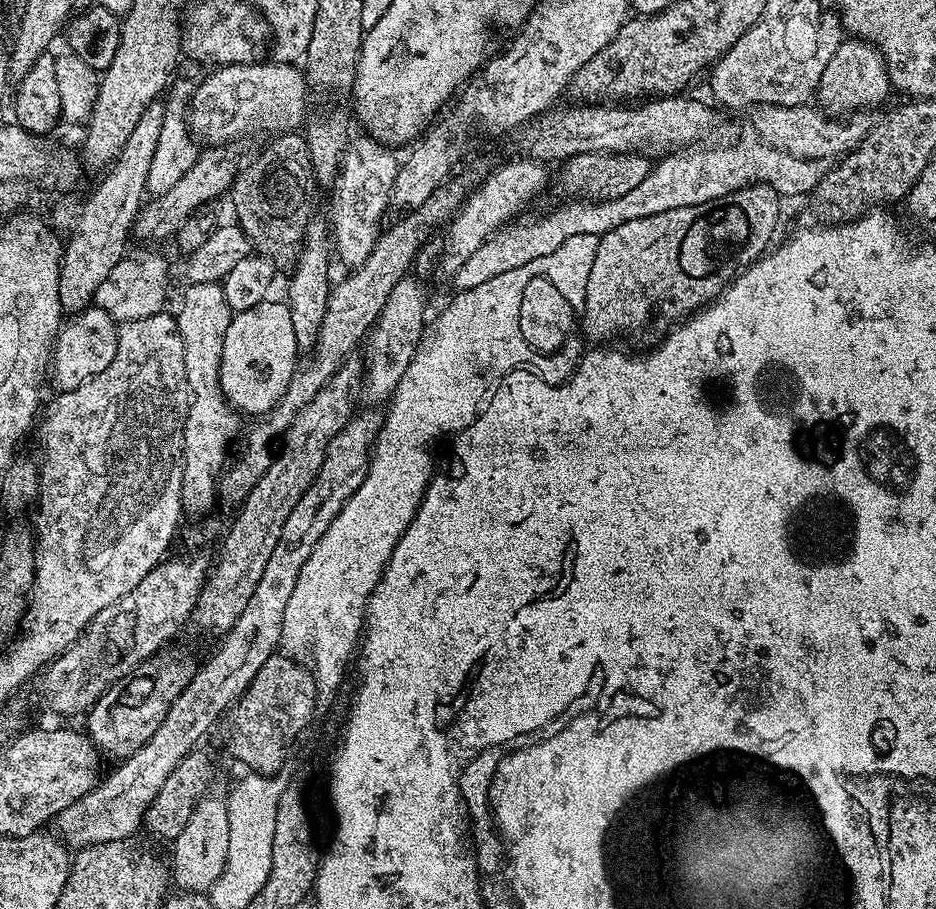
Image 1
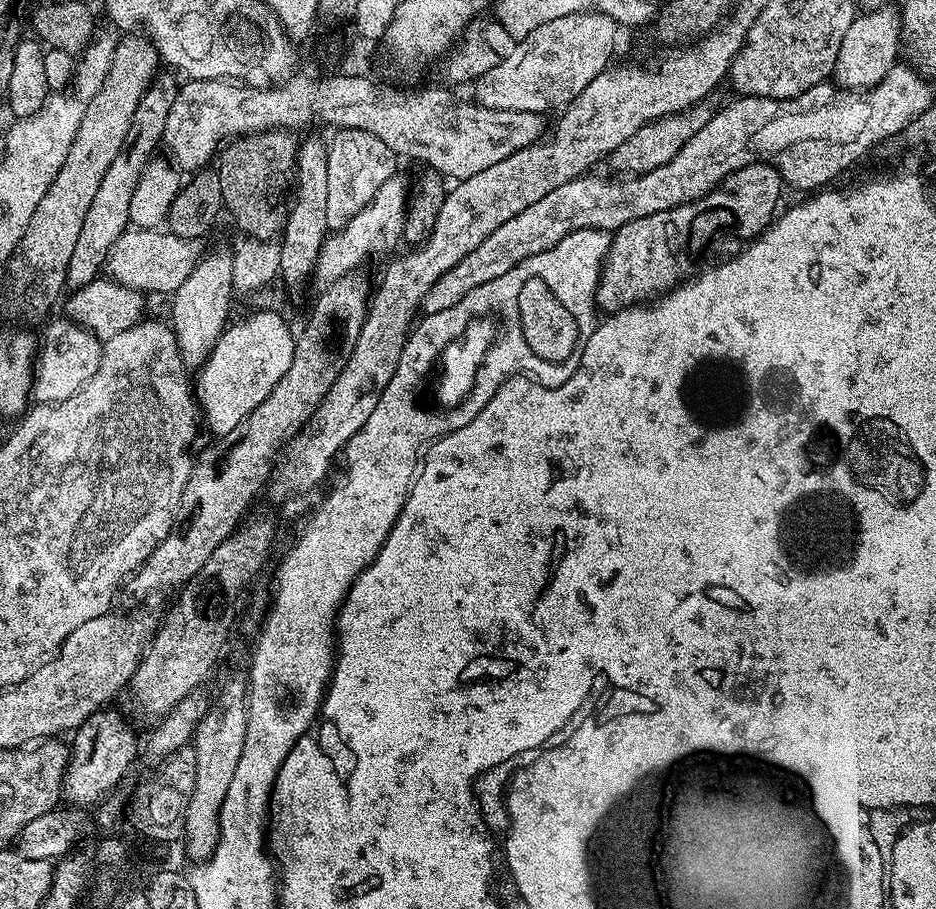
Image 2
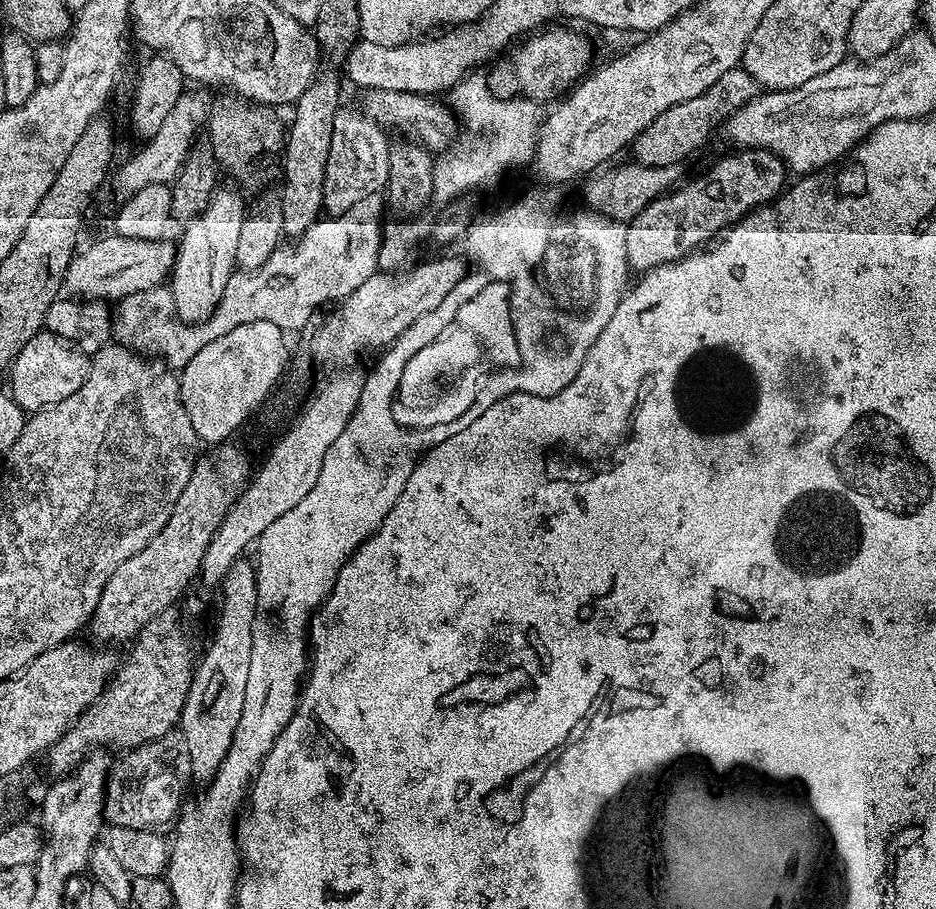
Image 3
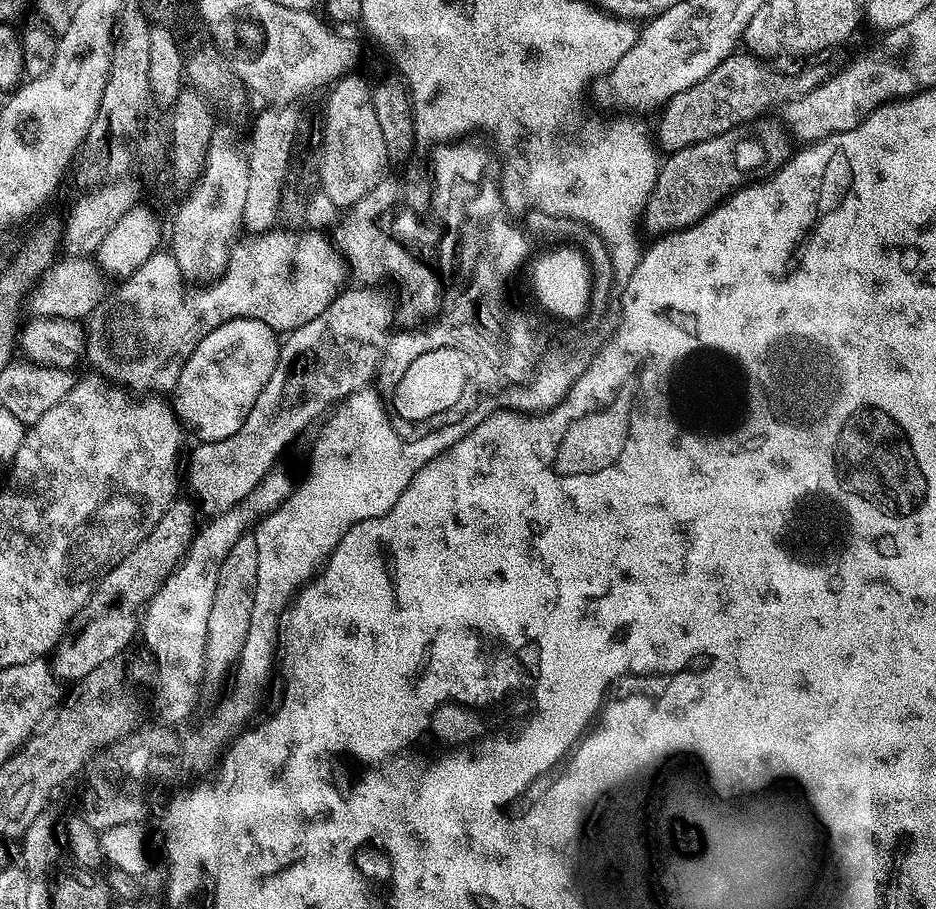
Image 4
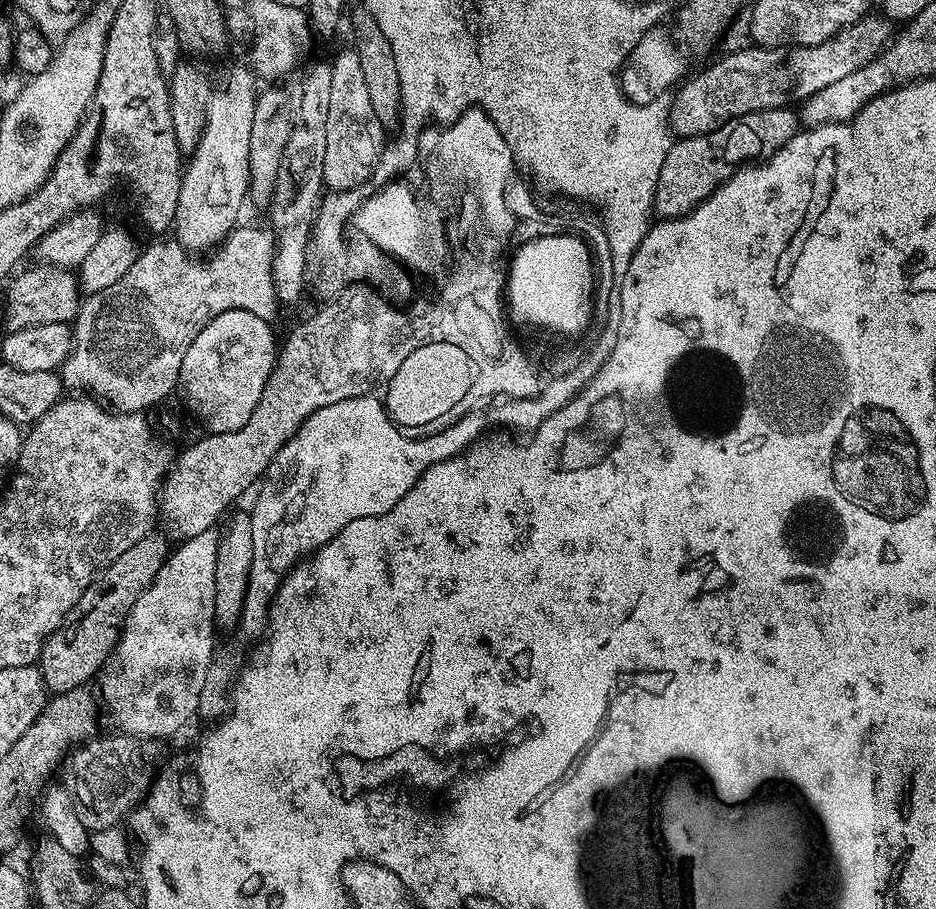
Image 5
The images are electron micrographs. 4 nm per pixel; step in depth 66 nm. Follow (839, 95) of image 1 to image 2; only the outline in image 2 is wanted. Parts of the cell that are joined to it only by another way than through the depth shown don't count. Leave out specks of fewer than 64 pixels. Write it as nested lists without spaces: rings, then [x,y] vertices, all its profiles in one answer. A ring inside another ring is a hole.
[[[885,6],[861,11],[850,22],[850,30],[842,38],[842,46],[838,46],[838,58],[834,69],[834,80],[845,90],[863,90],[872,88],[882,78],[886,78],[889,70],[898,62],[896,51],[902,48],[902,29],[900,14],[895,7]]]

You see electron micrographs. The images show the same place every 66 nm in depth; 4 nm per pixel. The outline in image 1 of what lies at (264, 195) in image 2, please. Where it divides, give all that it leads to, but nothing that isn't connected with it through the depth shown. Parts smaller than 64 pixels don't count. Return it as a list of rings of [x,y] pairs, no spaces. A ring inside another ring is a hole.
[[[284,132],[276,137],[273,137],[270,144],[266,145],[246,166],[242,167],[233,175],[232,187],[229,191],[229,198],[232,198],[232,206],[236,216],[235,221],[243,229],[244,233],[248,235],[249,241],[254,245],[257,253],[263,254],[276,265],[277,269],[286,270],[291,269],[296,262],[301,248],[301,241],[304,238],[304,231],[308,226],[309,221],[312,219],[312,213],[310,213],[310,200],[308,198],[308,192],[306,188],[311,186],[314,173],[312,171],[312,159],[309,158],[309,146],[305,142],[305,138],[298,132]]]

